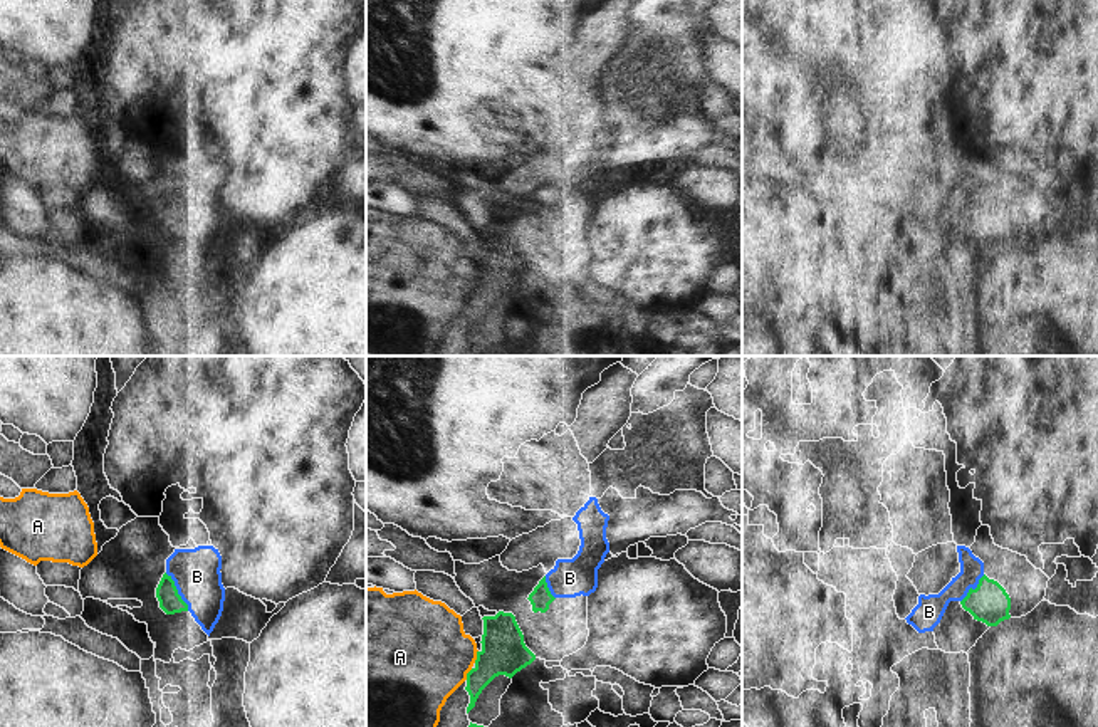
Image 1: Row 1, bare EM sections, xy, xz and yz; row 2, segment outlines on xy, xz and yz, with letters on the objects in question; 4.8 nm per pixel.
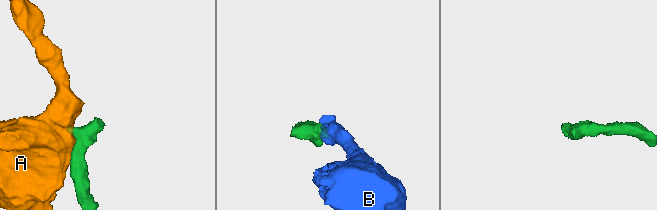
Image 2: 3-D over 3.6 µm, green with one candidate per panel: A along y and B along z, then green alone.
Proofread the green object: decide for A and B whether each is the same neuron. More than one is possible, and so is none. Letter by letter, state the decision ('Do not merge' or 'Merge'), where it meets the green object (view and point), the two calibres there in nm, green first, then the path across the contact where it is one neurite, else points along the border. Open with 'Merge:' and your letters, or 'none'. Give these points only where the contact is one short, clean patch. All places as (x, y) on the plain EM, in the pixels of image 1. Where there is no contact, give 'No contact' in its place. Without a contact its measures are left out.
Merge: B
A: Do not merge. Touches green at xz (477, 281). Thickness 220 nm (green) against 440 nm
B: Merge. Touches green at xy (177, 215). Thickness 110 nm (green) against 220 nm. Path across: xy (170, 225), (177, 215), (197, 200)

